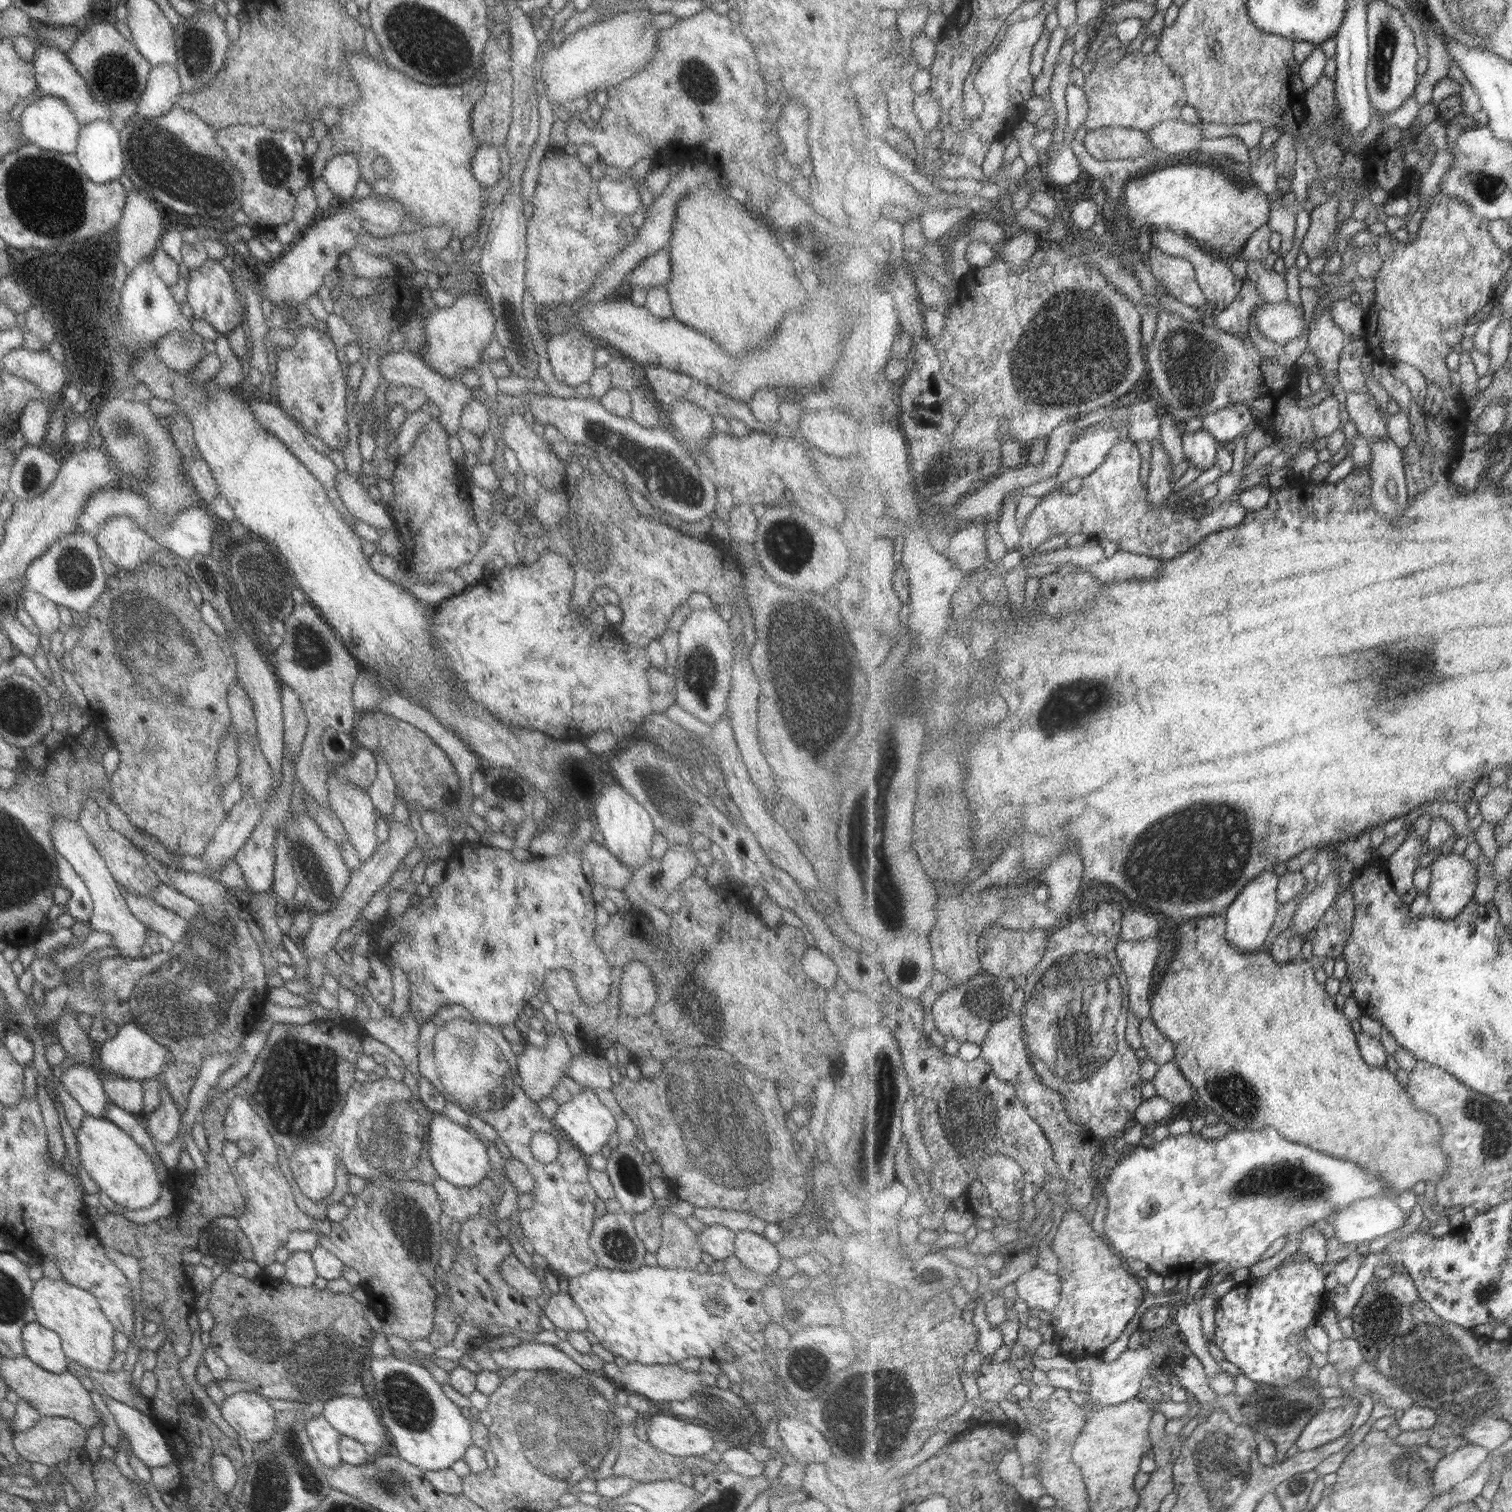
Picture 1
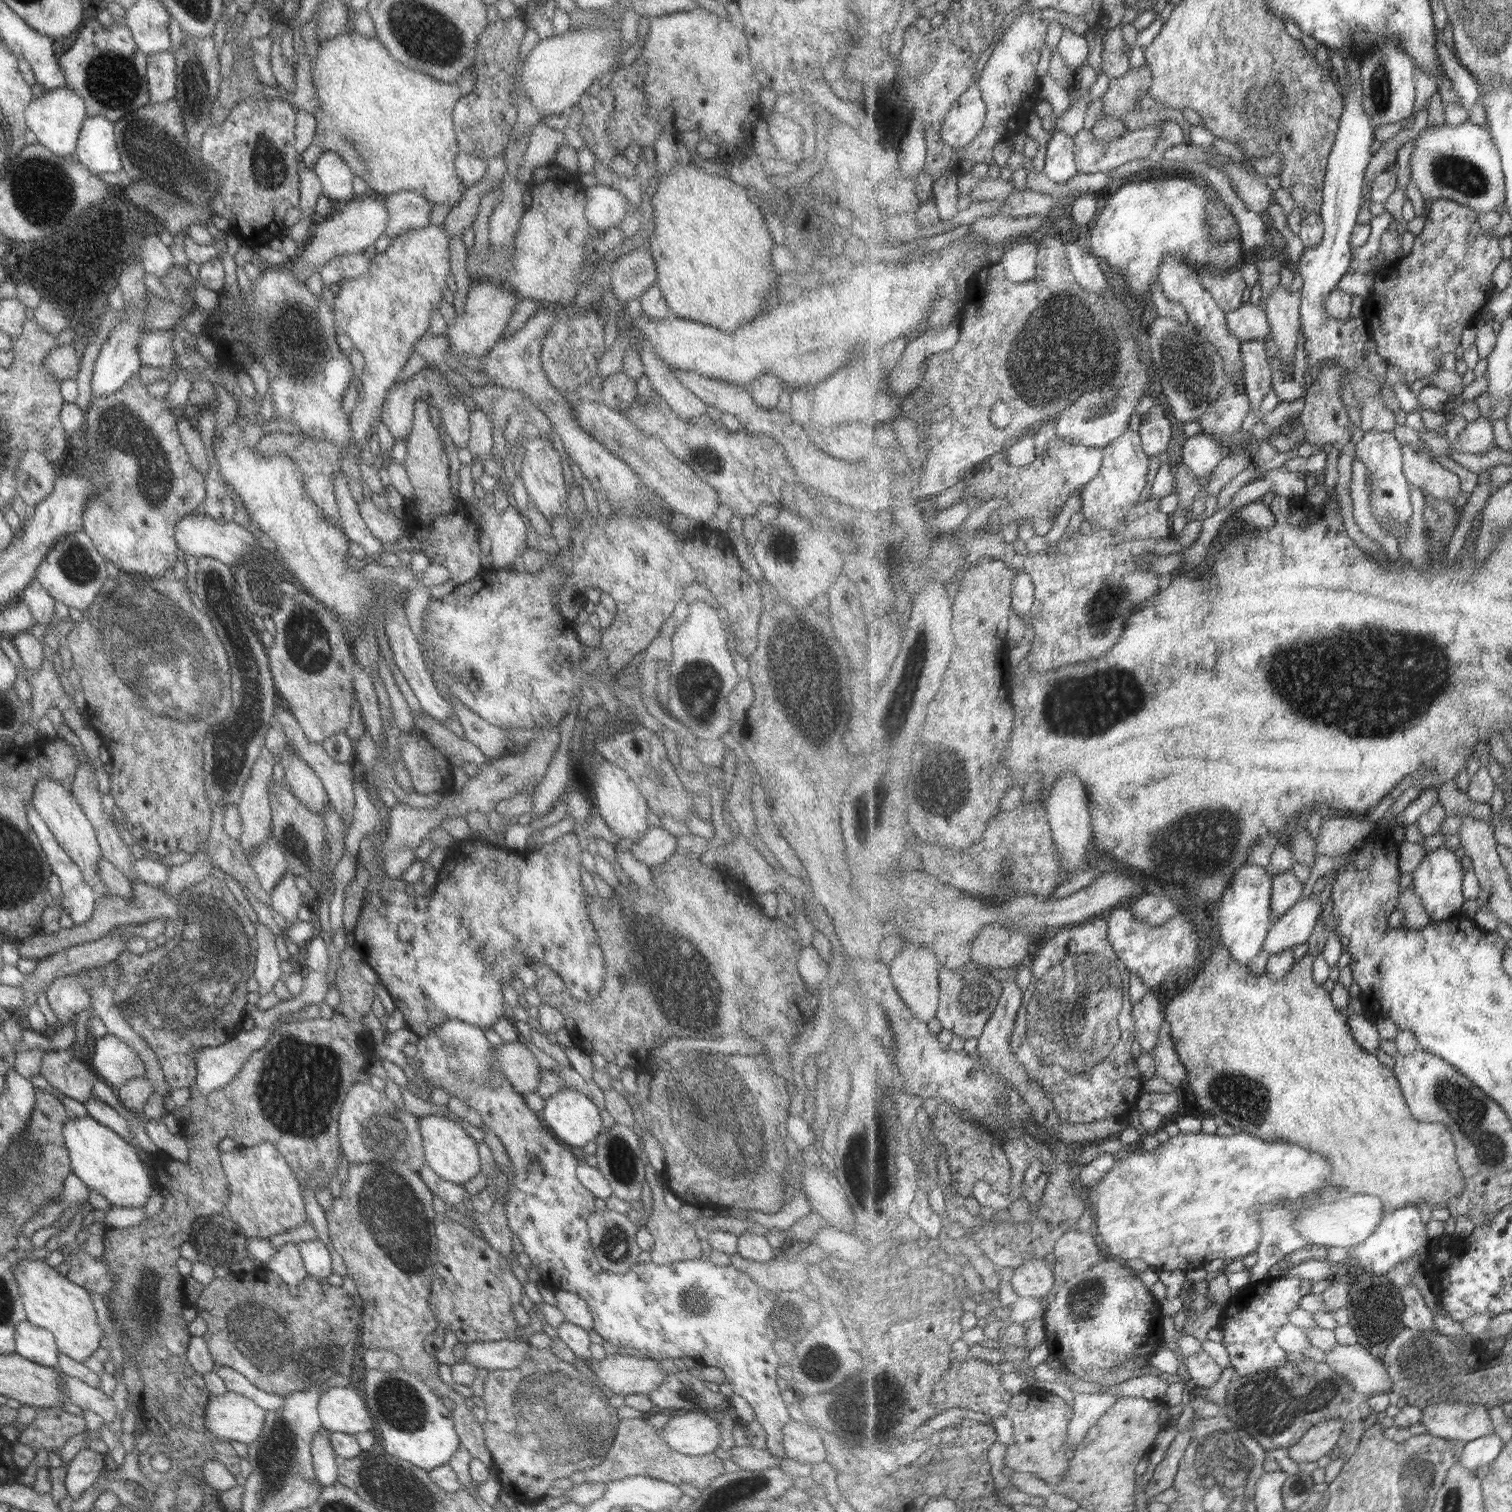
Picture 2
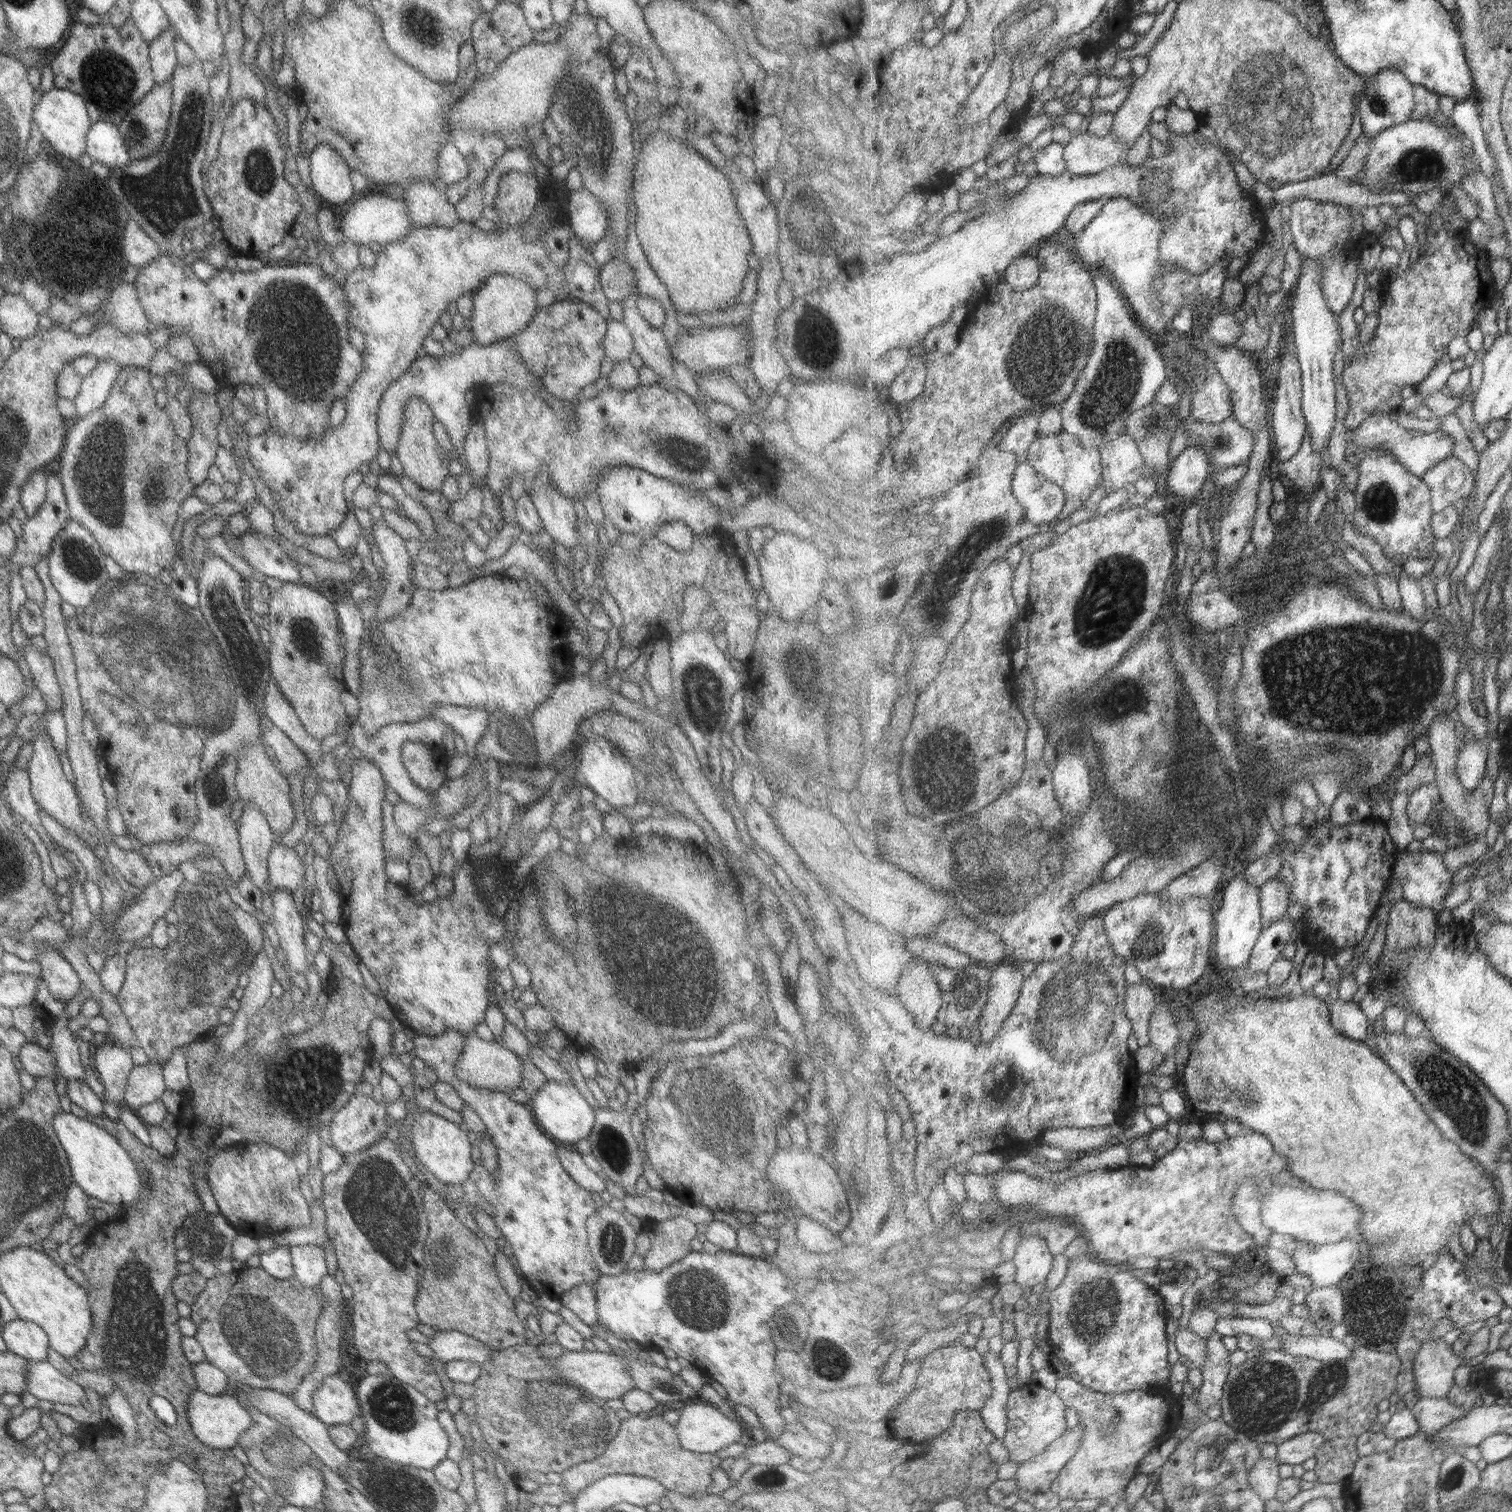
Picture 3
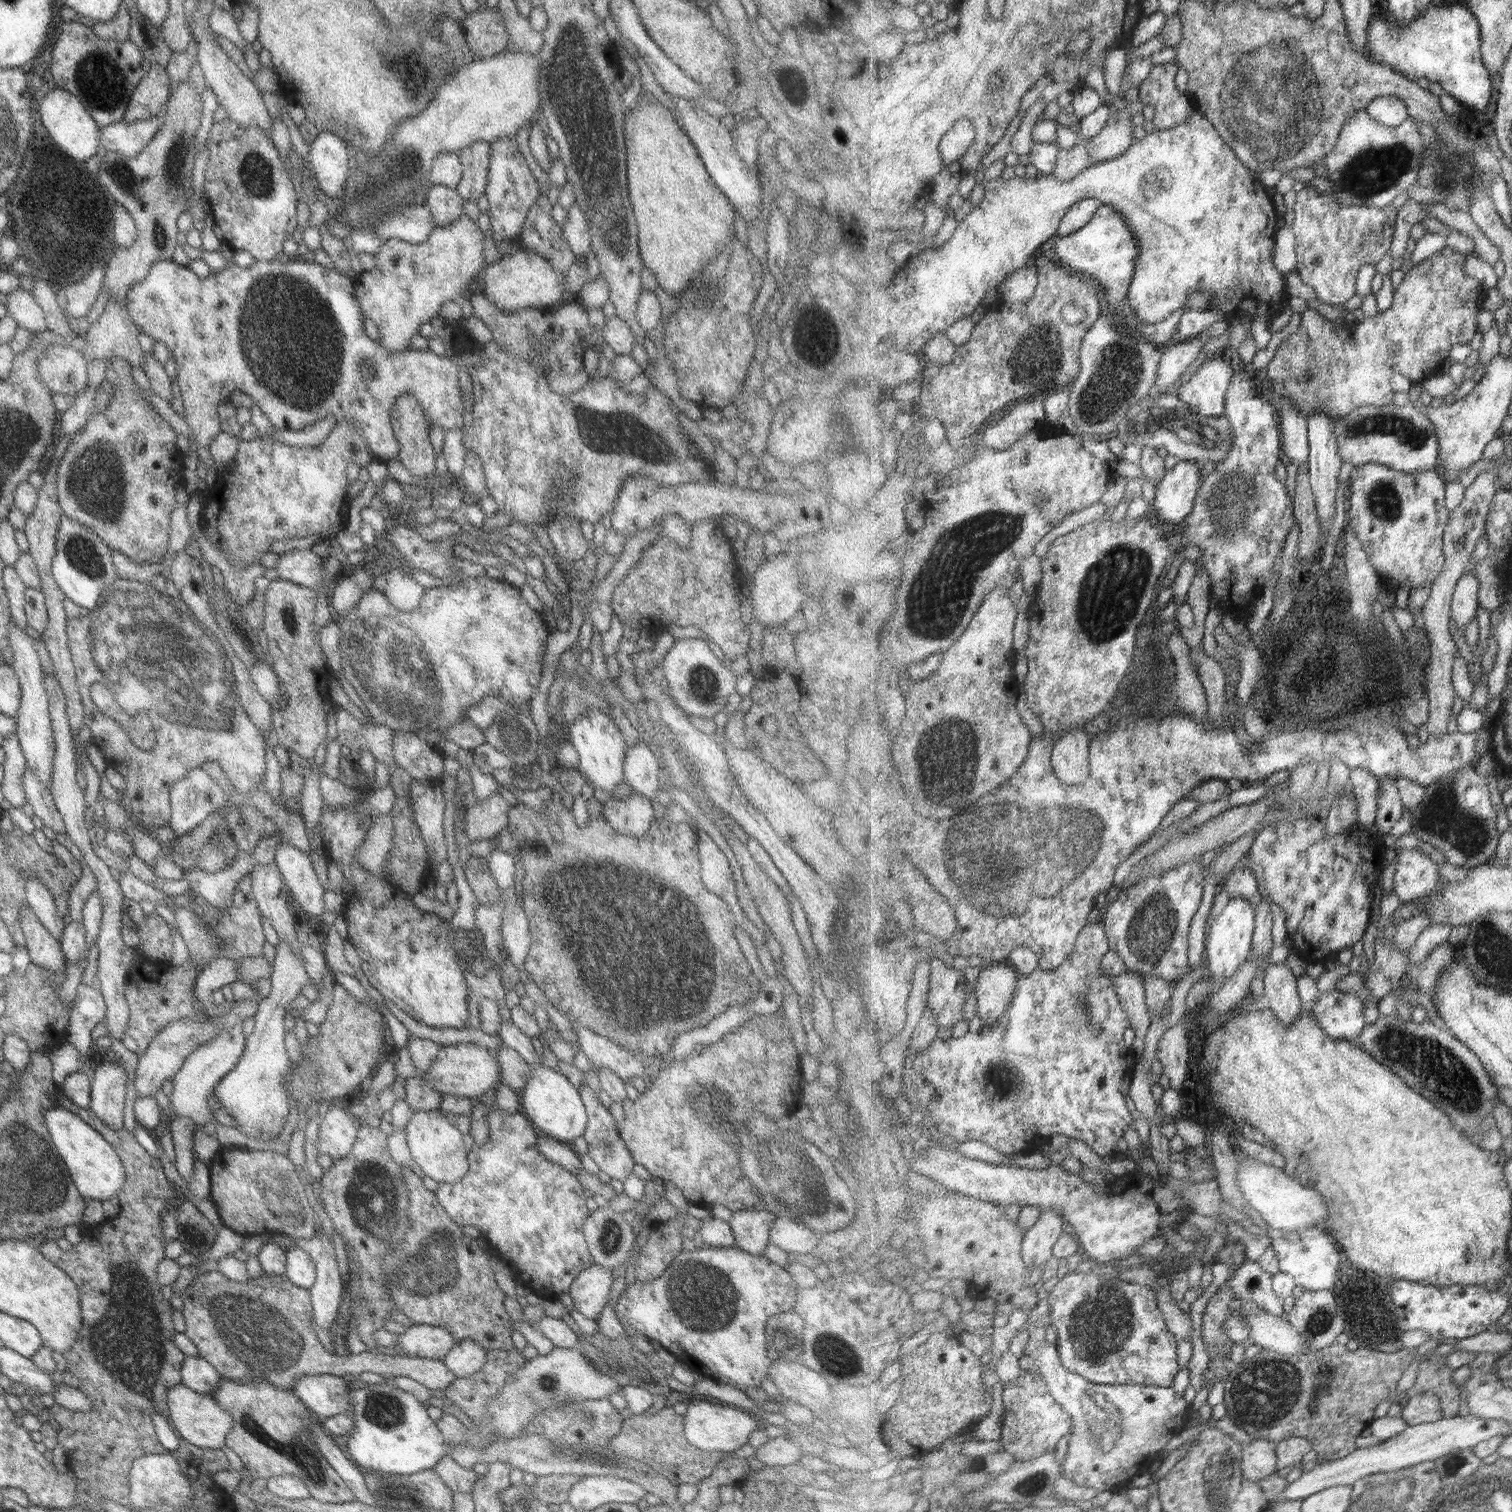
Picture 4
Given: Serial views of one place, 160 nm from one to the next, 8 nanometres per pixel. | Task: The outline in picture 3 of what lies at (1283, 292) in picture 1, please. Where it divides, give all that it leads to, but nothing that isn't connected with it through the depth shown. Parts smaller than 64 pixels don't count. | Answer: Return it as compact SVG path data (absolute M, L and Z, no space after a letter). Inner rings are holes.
M1284 328L1281 330L1279 338L1279 358L1280 367L1277 371L1277 391L1271 408L1271 427L1275 434L1275 447L1277 448L1278 458L1282 461L1289 460L1297 454L1303 446L1303 440L1307 436L1308 423L1305 419L1302 406L1302 368L1298 361L1298 354L1295 344L1294 330Z

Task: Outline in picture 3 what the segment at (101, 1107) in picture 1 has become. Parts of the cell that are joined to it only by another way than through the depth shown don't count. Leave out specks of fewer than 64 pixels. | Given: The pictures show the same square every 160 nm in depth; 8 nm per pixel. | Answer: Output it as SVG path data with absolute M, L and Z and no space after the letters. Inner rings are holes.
M25 1043L21 1045L16 1057L22 1069L32 1077L48 1076L54 1082L58 1078L53 1055L47 1049L39 1048L36 1044Z

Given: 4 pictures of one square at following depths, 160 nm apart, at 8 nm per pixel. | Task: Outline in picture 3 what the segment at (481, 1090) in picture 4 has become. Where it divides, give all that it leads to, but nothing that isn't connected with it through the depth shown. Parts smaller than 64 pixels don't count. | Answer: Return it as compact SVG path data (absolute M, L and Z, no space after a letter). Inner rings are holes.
M471 1033L463 1038L463 1051L454 1066L456 1079L472 1087L508 1093L520 1088L522 1064L520 1058L511 1051L501 1048L495 1041L485 1042Z

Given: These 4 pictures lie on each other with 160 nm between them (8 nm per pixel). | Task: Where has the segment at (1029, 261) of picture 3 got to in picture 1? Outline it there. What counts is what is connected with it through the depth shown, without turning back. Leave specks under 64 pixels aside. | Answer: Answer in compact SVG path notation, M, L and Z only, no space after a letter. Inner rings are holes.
M1025 230L1009 242L1000 243L997 250L1010 264L1012 270L1021 274L1026 269L1027 261L1038 251L1042 241L1042 234Z

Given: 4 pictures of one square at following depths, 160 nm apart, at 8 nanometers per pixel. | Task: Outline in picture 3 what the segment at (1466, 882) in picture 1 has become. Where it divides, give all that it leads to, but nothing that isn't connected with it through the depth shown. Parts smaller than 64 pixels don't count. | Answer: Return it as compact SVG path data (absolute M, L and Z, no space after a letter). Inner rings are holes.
M1399 849L1394 874L1401 884L1403 899L1417 907L1430 909L1434 913L1440 913L1439 905L1443 905L1445 899L1453 891L1454 872L1447 868L1443 855L1436 851L1410 852L1406 849Z

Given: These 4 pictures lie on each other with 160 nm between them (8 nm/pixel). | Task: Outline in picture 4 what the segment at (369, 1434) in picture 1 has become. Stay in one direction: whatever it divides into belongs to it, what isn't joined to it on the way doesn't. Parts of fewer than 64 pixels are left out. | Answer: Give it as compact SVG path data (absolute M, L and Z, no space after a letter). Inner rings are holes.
M335 1375L303 1376L291 1390L309 1414L321 1422L350 1411L346 1378Z

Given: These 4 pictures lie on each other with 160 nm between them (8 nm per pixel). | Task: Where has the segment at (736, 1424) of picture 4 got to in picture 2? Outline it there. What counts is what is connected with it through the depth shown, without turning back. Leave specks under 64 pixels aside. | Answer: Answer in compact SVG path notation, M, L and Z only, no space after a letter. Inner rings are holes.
M687 1411L681 1416L671 1417L666 1423L660 1429L661 1437L672 1452L701 1456L723 1446L716 1416Z

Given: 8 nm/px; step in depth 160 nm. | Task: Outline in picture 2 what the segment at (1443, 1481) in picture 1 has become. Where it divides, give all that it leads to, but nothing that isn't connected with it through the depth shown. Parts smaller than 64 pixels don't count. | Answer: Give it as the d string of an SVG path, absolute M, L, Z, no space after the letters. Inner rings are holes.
M1497 1435L1475 1440L1467 1443L1465 1452L1457 1463L1473 1471L1480 1467L1486 1470L1492 1462L1495 1462L1501 1456L1505 1446L1507 1446L1507 1443L1503 1444L1501 1436Z

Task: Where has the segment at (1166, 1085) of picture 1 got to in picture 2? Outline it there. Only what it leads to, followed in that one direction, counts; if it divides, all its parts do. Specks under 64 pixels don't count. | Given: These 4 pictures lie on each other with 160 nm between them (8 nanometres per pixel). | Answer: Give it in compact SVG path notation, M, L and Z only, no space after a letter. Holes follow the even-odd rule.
M1168 1031L1161 1032L1158 1045L1152 1051L1156 1062L1156 1074L1169 1084L1183 1084L1189 1082L1188 1070L1181 1062L1172 1040Z

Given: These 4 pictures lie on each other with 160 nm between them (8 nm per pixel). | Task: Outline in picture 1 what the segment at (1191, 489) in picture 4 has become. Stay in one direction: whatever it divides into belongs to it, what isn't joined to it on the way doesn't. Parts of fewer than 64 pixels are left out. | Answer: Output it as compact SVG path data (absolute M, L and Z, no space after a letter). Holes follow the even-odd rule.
M1203 428L1195 432L1184 431L1182 436L1185 458L1190 467L1198 467L1201 470L1213 470L1217 466L1217 441Z

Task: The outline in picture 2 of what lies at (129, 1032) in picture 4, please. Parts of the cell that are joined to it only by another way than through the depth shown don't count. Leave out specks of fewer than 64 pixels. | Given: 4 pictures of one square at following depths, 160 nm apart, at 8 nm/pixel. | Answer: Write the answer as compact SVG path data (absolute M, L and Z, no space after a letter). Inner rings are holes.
M209 875L196 884L183 887L176 894L175 898L178 916L175 920L172 920L175 928L173 937L167 939L163 946L156 947L155 950L149 950L149 952L145 951L137 956L130 954L126 950L121 952L117 956L117 960L115 960L115 965L117 965L117 969L119 970L117 970L114 983L110 988L112 990L113 1002L119 1009L123 1019L125 1019L125 1023L129 1025L133 1032L139 1034L139 1037L155 1053L156 1059L159 1061L162 1073L164 1074L164 1079L167 1081L170 1090L177 1088L189 1089L196 1083L196 1068L194 1067L194 1061L190 1059L190 1052L194 1052L198 1048L219 1047L221 1044L227 1043L239 1031L242 1031L241 1022L247 1015L246 1009L248 1006L247 1001L245 1001L245 994L248 993L245 989L245 982L247 982L247 979L253 973L254 954L256 953L254 925L249 921L239 904L237 904L237 901L226 888L223 881L218 881L215 877Z

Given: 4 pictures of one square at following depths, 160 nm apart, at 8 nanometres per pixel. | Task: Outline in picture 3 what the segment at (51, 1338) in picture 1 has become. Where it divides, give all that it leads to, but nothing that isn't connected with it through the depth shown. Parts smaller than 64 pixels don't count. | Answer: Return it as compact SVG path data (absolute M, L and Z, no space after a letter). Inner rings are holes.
M21 1319L10 1320L3 1325L1 1336L6 1350L24 1360L45 1361L48 1340L42 1328Z

